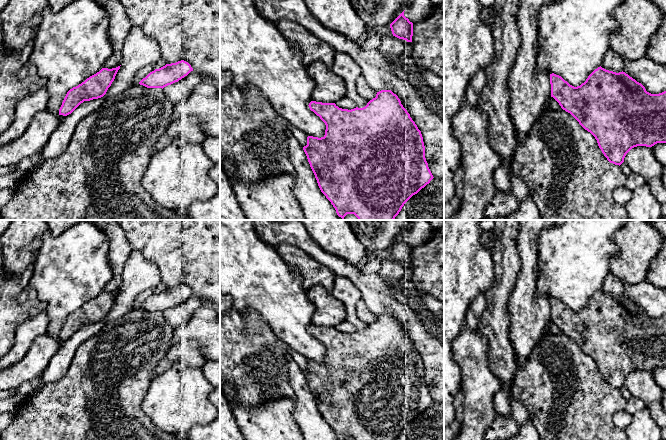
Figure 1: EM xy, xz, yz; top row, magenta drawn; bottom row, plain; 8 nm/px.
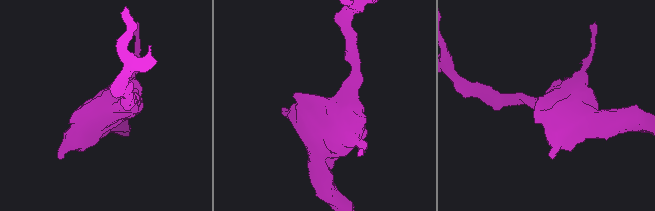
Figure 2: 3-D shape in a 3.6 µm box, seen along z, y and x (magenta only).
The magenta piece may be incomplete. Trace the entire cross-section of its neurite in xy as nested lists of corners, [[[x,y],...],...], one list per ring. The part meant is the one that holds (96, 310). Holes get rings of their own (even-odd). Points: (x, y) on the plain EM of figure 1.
[[[120,290],[112,293],[102,292],[84,306],[70,313],[59,333],[59,339],[71,338],[81,327],[103,321],[111,310]]]

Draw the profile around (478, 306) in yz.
[[[481,294],[477,296],[470,305],[466,315],[464,328],[475,330],[478,327],[479,322],[486,310],[487,300],[484,294]]]

